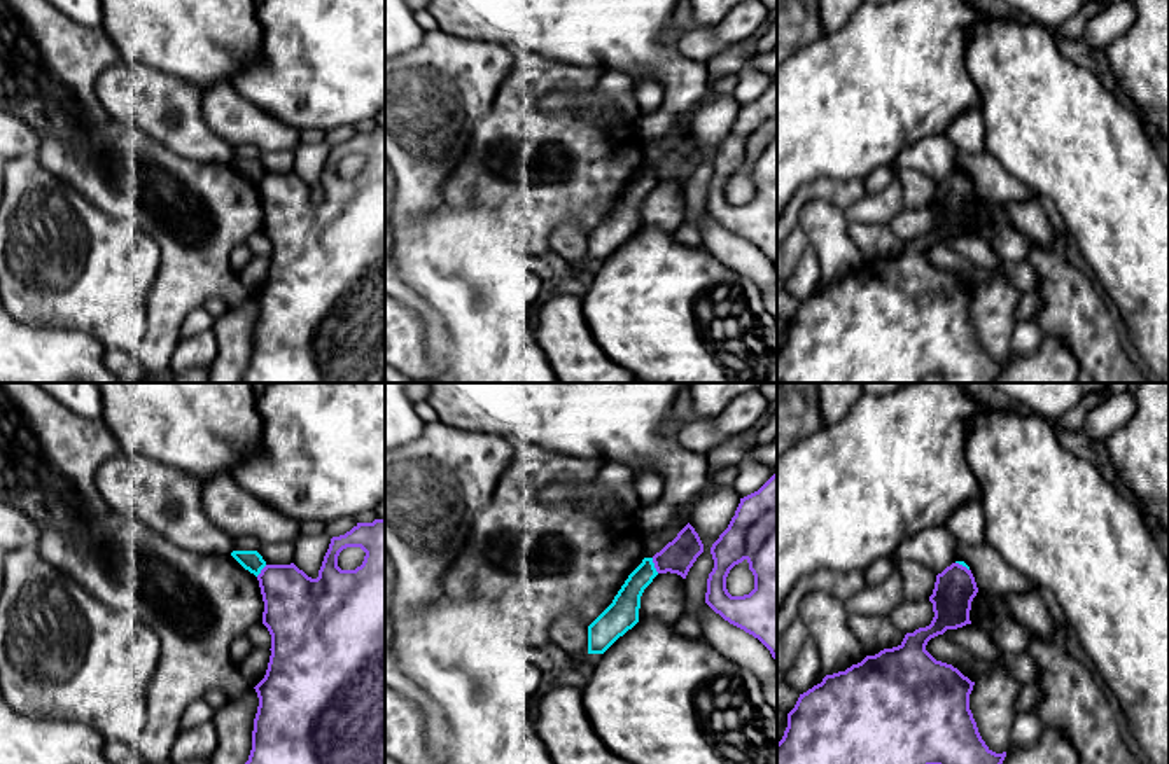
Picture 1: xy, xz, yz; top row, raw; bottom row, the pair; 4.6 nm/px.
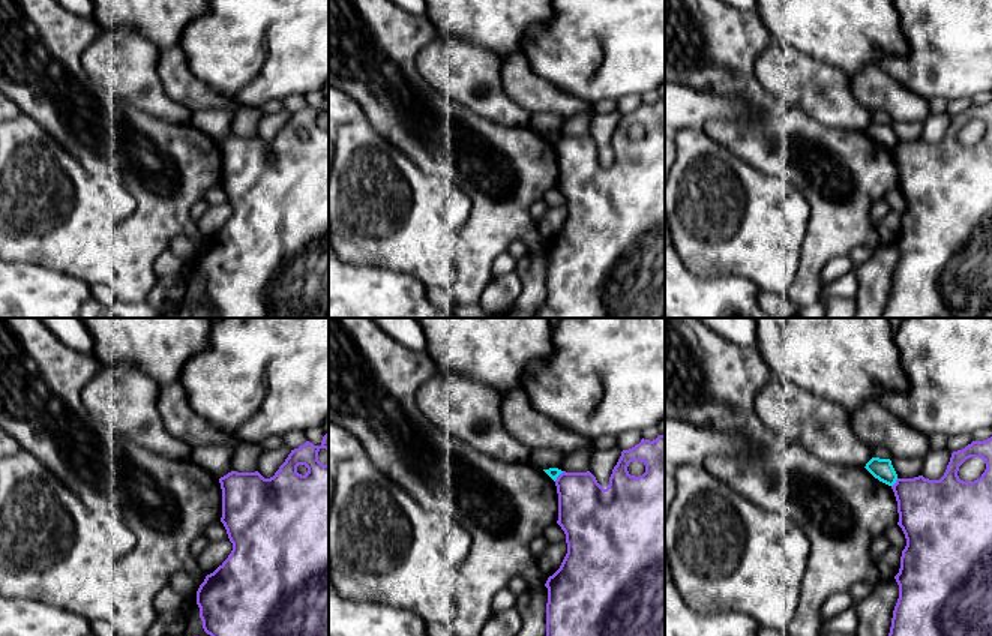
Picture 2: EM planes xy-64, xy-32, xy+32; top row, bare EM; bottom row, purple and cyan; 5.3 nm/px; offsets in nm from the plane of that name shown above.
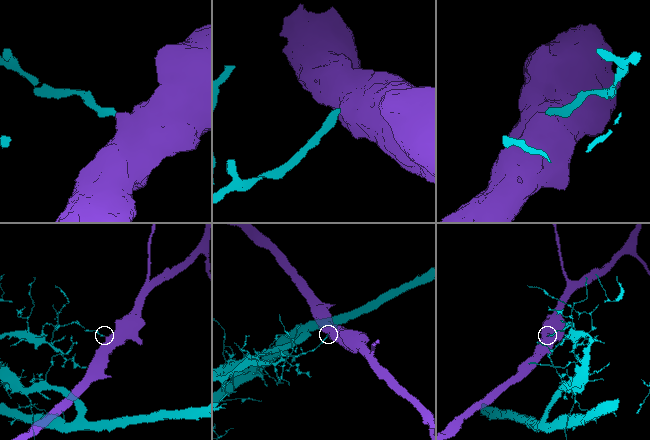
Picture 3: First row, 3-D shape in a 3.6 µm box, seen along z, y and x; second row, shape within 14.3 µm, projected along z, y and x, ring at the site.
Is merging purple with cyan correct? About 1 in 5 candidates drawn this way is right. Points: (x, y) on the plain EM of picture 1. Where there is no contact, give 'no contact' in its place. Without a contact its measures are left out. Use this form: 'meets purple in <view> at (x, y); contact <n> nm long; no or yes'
meets purple in xz at (655, 173); contact 80 nm long; no

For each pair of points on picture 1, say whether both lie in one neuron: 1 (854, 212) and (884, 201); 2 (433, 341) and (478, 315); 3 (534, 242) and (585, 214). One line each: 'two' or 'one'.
1: one
2: two
3: one

